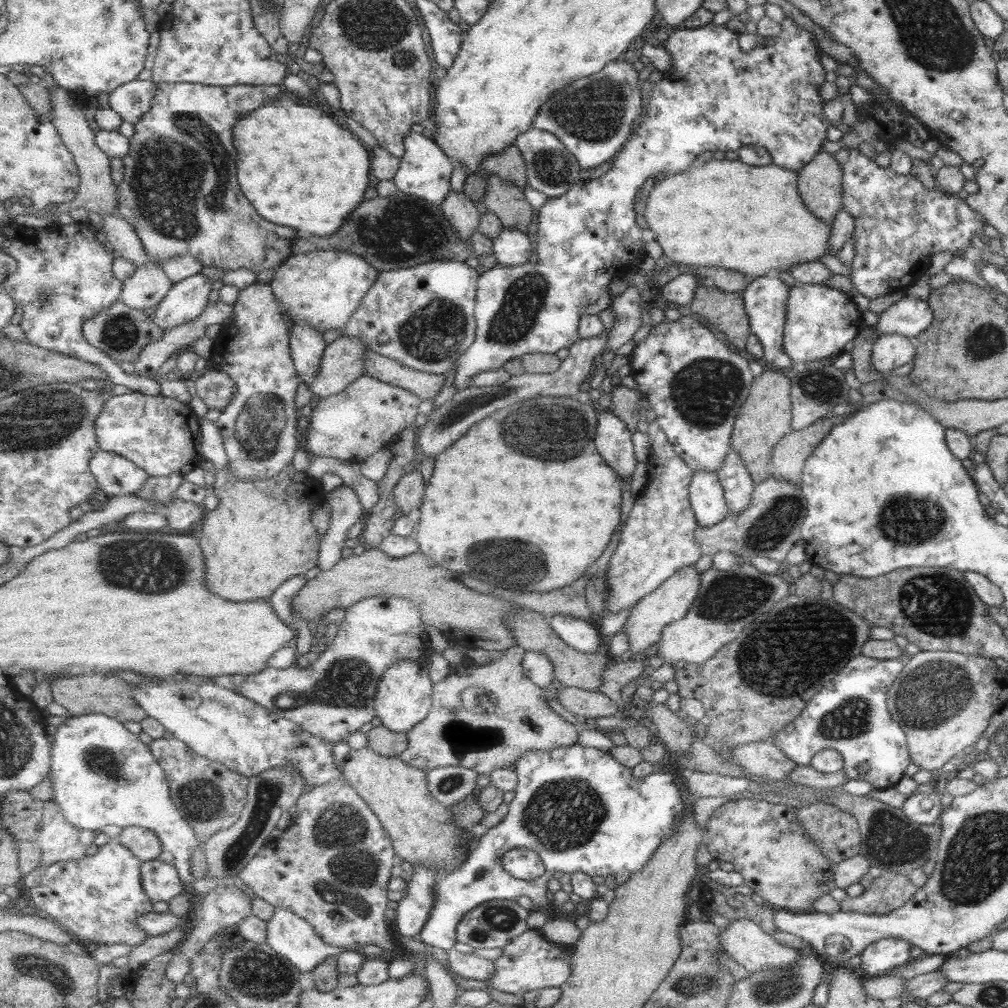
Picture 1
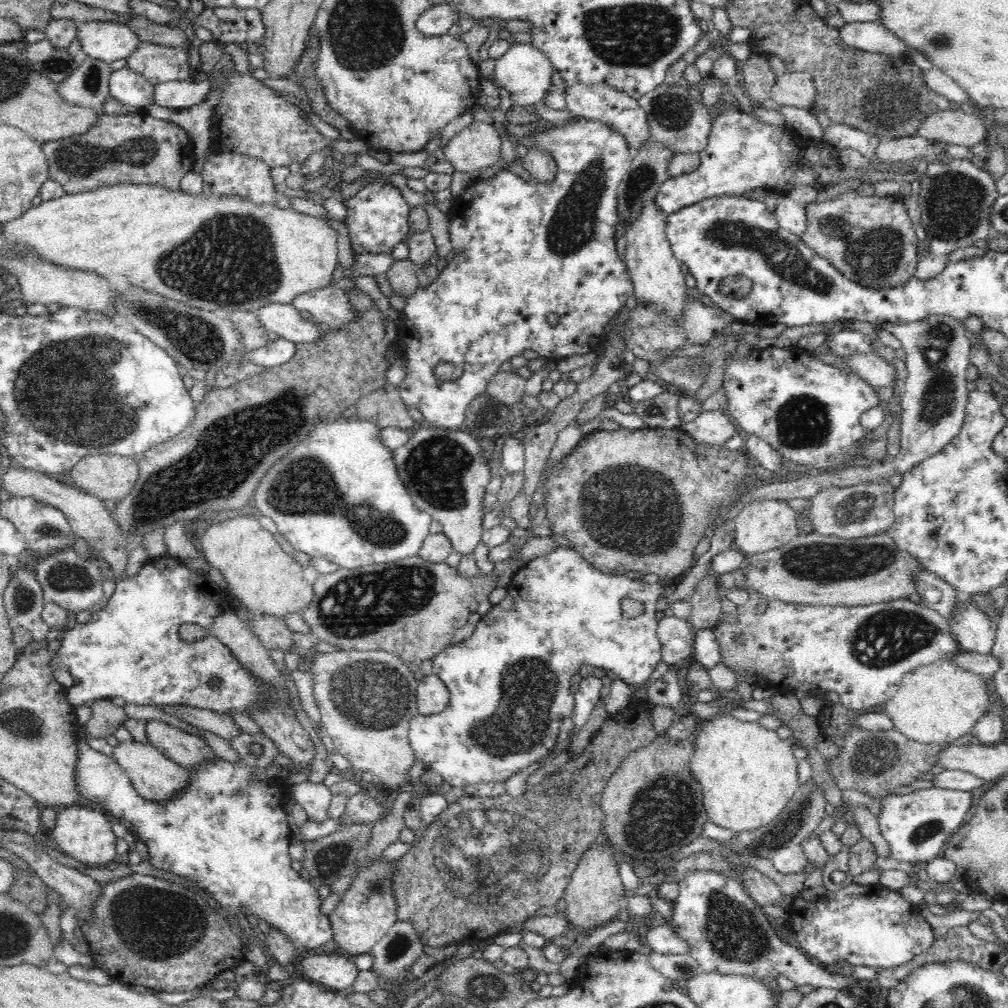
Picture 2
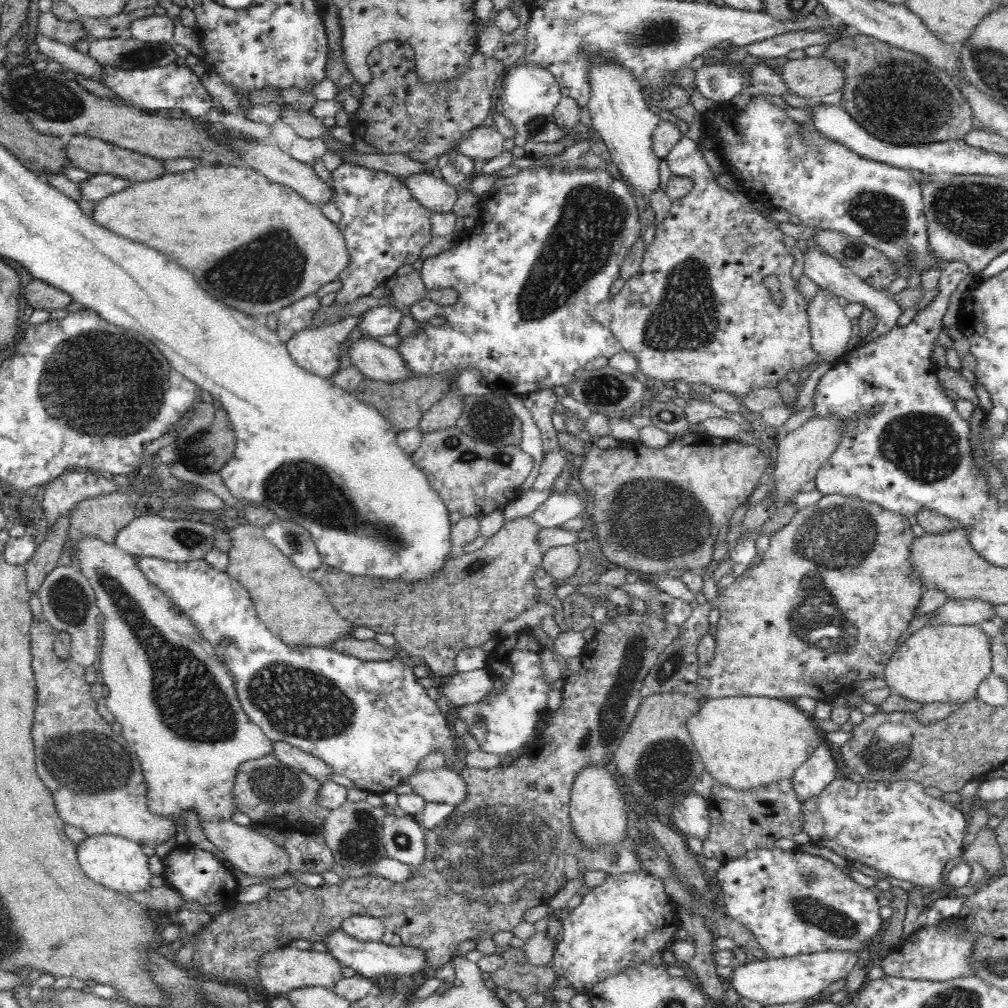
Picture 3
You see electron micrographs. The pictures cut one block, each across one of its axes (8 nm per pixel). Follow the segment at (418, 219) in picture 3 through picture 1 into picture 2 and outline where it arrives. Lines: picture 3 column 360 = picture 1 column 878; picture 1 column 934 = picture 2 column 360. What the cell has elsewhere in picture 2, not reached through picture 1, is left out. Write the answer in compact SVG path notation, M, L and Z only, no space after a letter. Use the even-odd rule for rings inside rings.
M384 178L367 182L347 203L347 216L344 223L348 226L353 252L358 254L364 254L364 252L390 254L394 244L398 244L408 234L410 209L402 198L402 192Z

